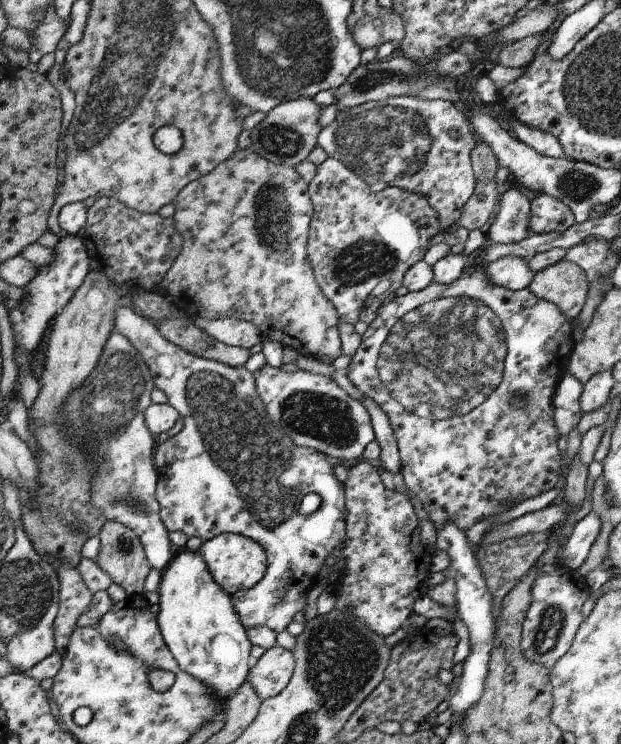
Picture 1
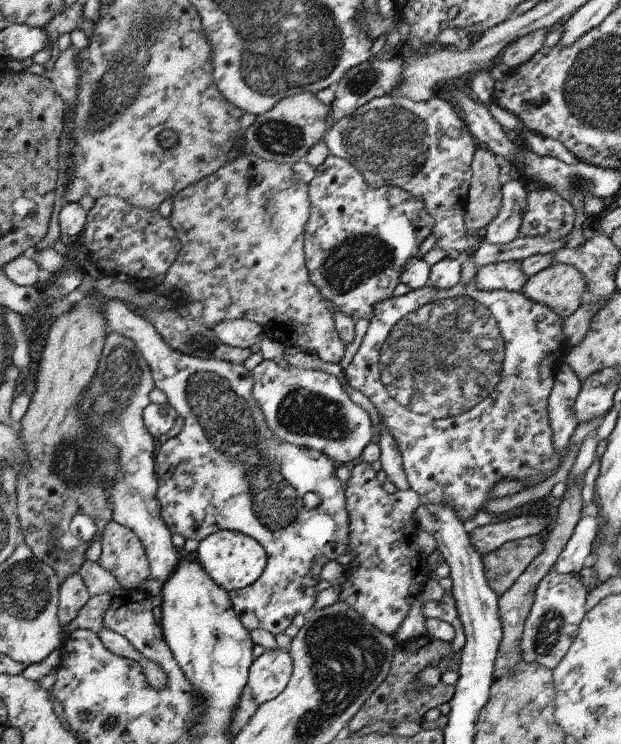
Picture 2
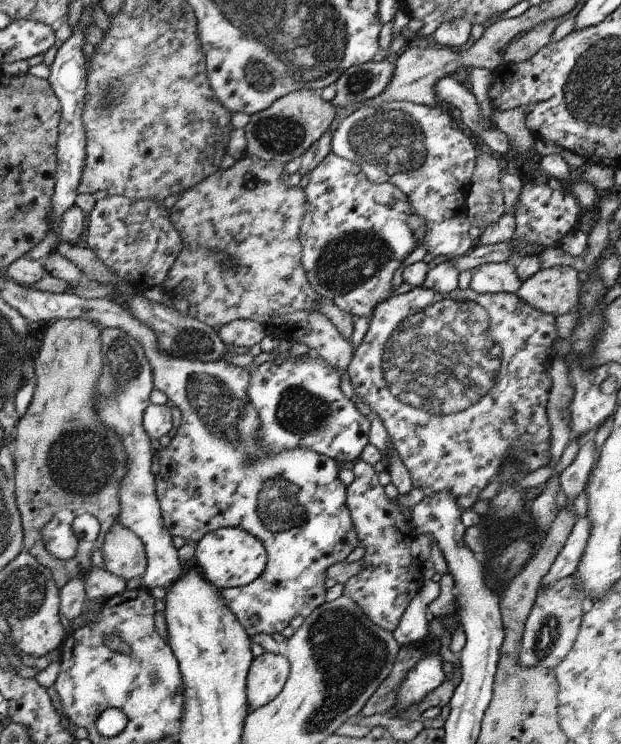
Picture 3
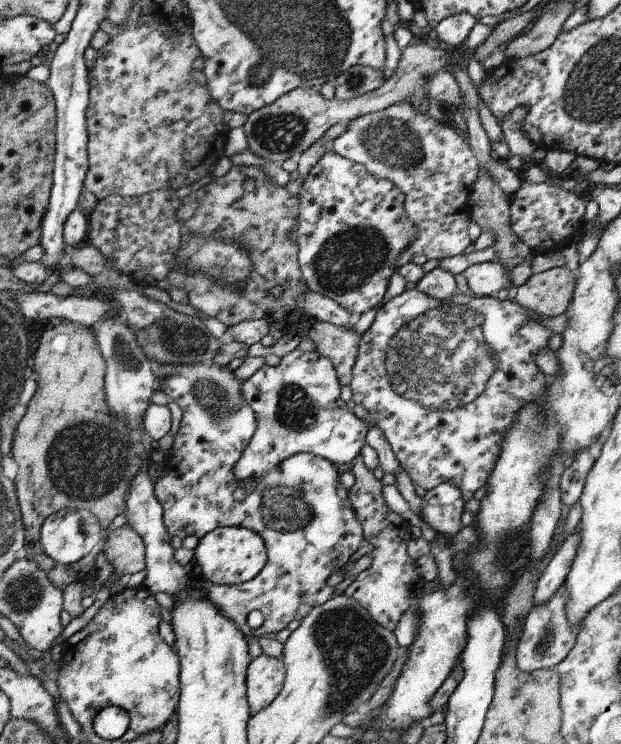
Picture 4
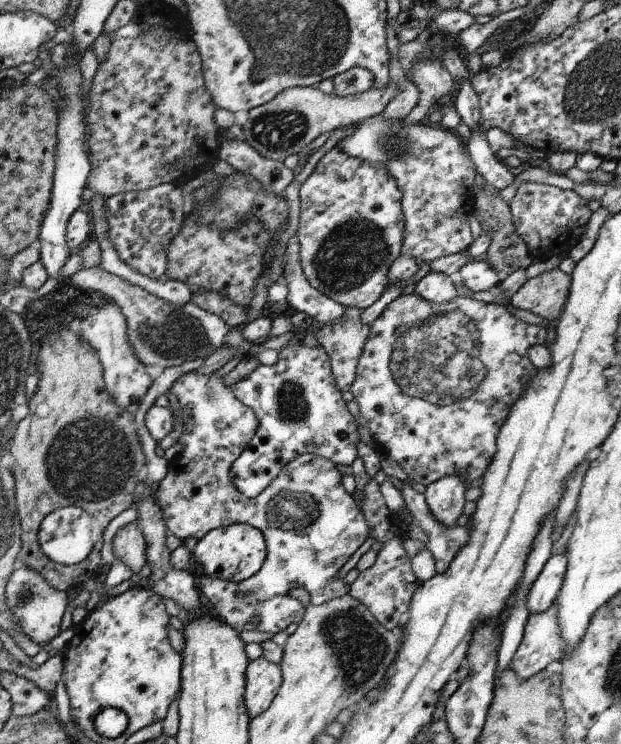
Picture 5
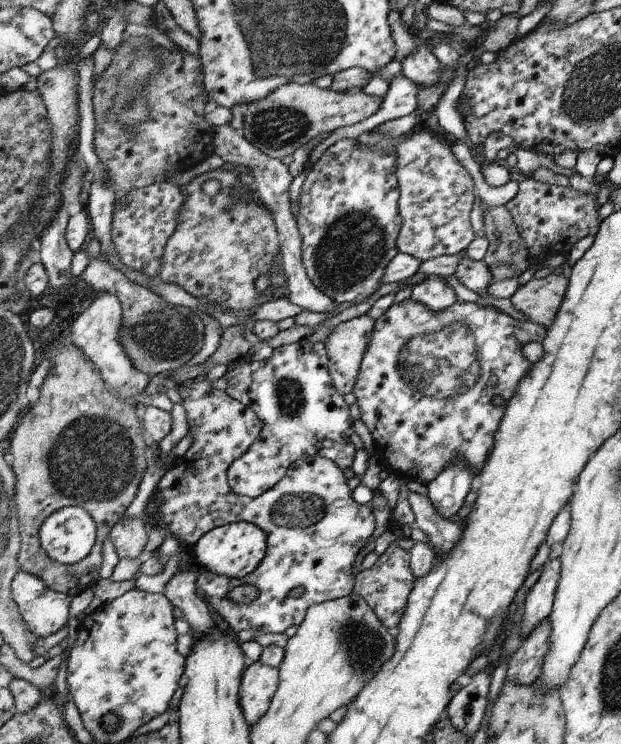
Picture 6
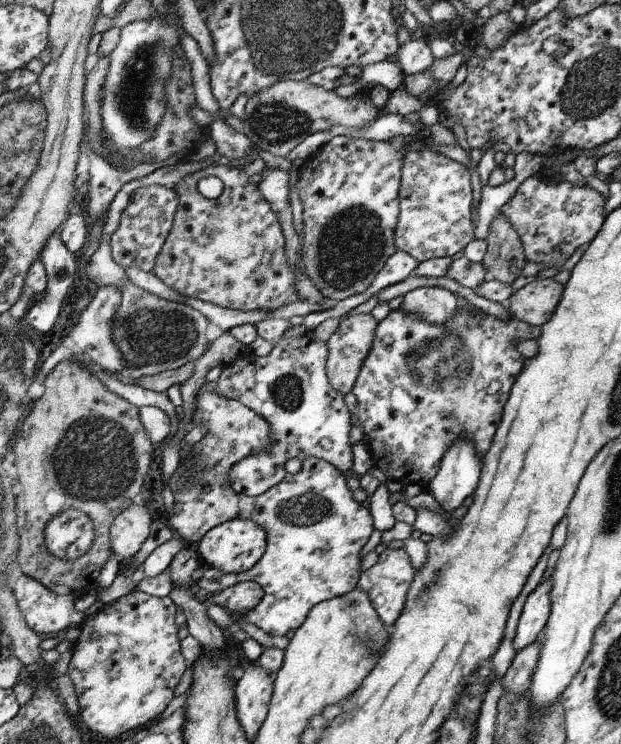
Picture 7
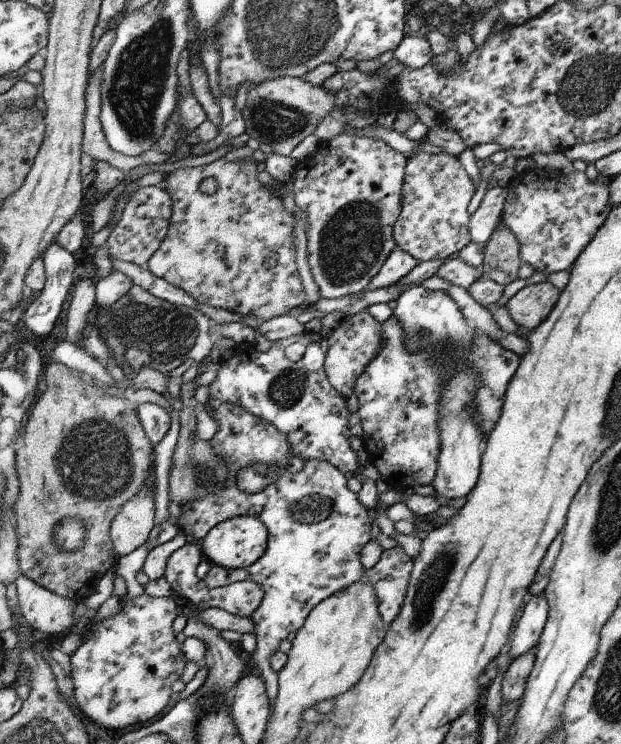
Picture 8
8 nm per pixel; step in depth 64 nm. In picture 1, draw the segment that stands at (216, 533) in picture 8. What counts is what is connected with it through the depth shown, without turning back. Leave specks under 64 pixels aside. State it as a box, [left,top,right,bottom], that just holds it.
[198,533,267,595]

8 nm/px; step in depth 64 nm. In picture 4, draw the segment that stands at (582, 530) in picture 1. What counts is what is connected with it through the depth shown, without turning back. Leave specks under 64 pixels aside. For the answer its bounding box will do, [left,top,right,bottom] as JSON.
[534,524,582,605]

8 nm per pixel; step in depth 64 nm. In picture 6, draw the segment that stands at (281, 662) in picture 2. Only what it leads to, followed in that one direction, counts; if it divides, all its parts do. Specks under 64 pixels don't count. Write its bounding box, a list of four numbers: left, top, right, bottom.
[239,662,279,726]

